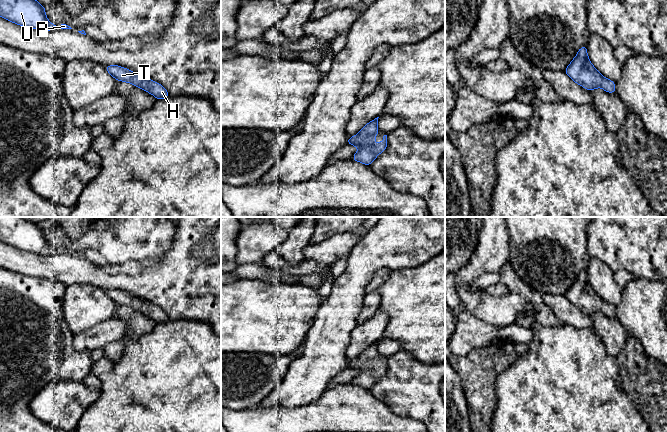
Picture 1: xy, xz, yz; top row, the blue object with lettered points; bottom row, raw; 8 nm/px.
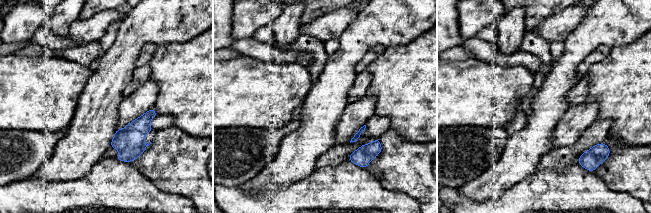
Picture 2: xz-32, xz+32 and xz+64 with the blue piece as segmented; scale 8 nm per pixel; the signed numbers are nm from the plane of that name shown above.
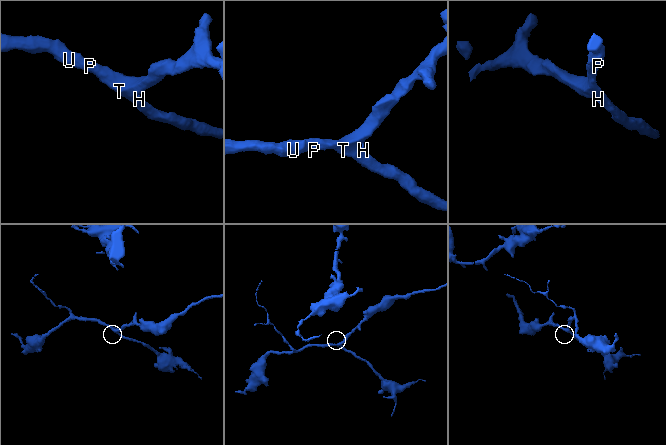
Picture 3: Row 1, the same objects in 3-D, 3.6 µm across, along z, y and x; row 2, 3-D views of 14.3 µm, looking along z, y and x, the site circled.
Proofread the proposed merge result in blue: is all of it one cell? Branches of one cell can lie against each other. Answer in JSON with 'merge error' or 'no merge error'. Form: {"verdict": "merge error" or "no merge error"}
{"verdict": "no merge error"}

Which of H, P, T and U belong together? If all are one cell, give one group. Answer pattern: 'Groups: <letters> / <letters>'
Groups: H P T U

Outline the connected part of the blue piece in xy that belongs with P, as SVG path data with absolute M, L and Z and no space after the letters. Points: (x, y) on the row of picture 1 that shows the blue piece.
M0 0L0 16L20 26L37 30L72 29L66 24L55 26L49 22L45 7L37 0Z

